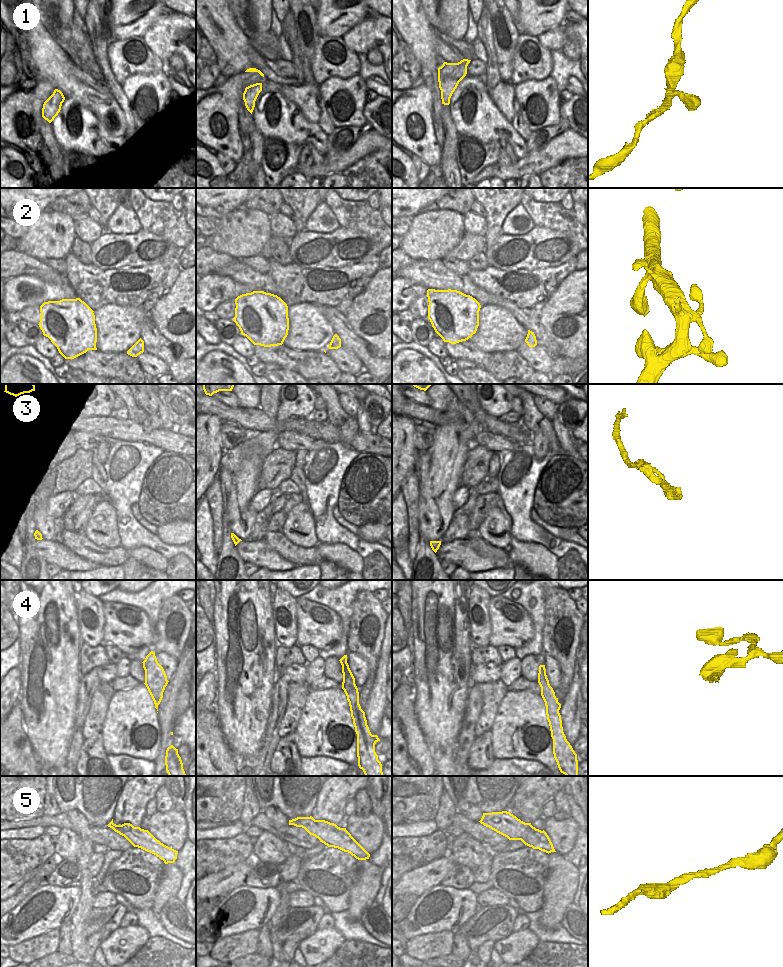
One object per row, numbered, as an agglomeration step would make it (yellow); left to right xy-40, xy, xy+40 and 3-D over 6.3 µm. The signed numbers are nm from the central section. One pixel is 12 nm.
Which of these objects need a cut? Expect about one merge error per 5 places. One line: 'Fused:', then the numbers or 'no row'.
Fused: 4

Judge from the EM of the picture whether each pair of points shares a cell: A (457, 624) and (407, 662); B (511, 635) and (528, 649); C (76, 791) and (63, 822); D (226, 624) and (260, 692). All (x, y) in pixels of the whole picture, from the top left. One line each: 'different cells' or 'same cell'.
A: different cells
B: different cells
C: different cells
D: same cell

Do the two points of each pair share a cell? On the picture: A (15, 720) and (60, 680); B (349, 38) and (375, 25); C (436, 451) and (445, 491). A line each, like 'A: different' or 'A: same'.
A: different
B: same
C: same

